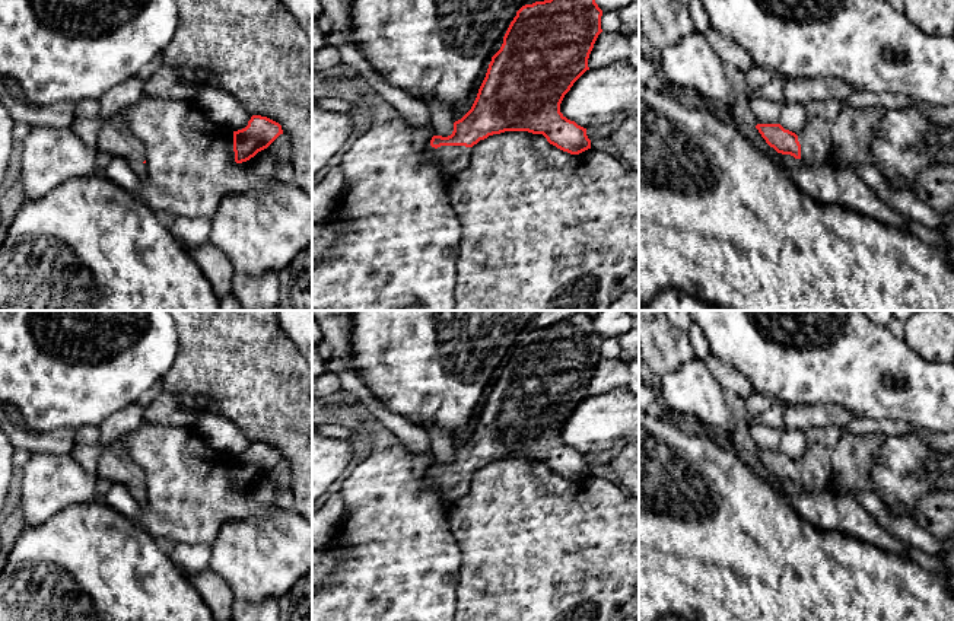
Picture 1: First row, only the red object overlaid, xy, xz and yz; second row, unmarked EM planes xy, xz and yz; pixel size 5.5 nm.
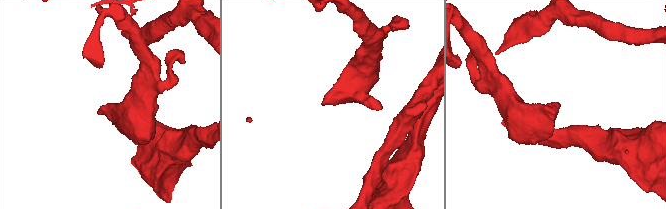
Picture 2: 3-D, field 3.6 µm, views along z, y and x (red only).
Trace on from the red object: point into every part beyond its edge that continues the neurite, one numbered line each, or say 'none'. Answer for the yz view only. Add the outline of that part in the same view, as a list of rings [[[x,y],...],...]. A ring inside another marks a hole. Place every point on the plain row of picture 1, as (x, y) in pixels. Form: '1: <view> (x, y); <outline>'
1: yz (816, 465); [[[839,426],[807,430],[805,455],[796,461],[801,471],[801,487],[808,493],[827,490],[831,477],[831,453],[842,437]]]

